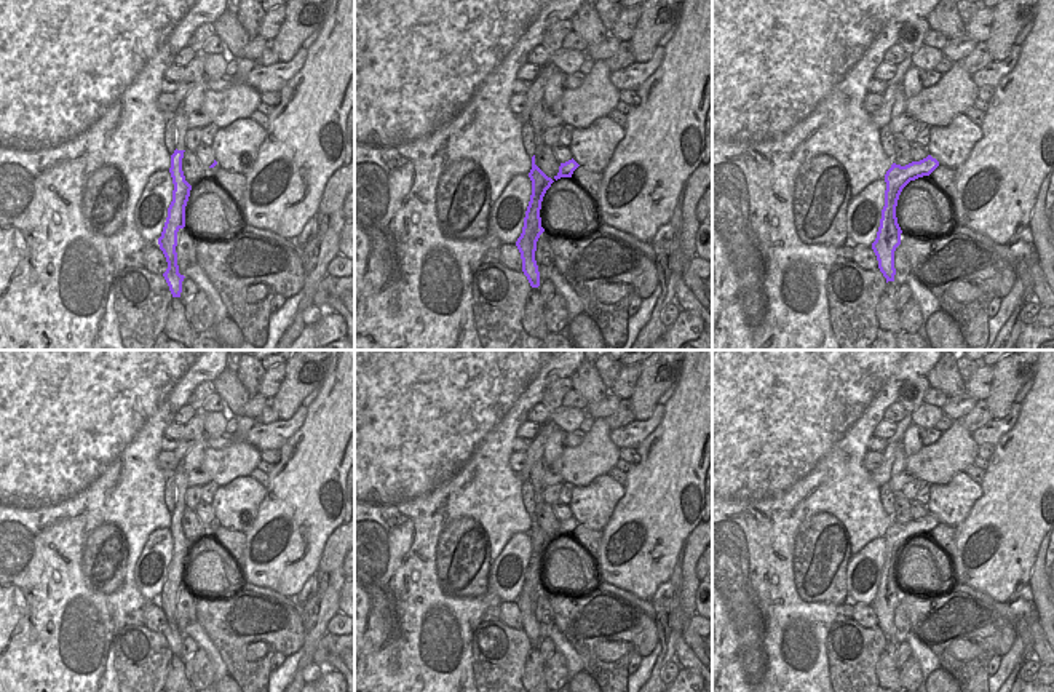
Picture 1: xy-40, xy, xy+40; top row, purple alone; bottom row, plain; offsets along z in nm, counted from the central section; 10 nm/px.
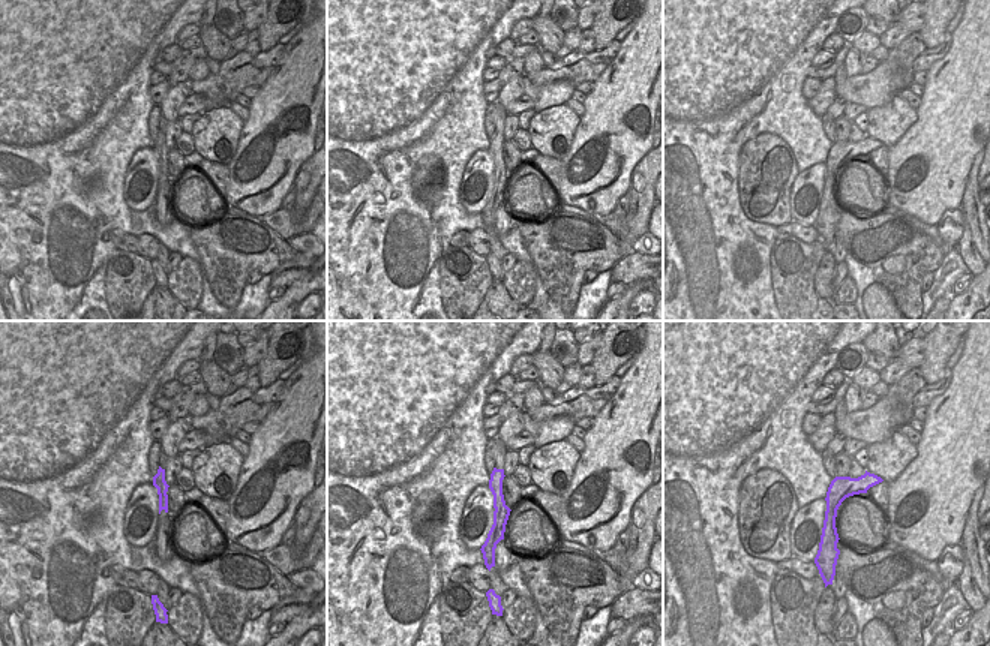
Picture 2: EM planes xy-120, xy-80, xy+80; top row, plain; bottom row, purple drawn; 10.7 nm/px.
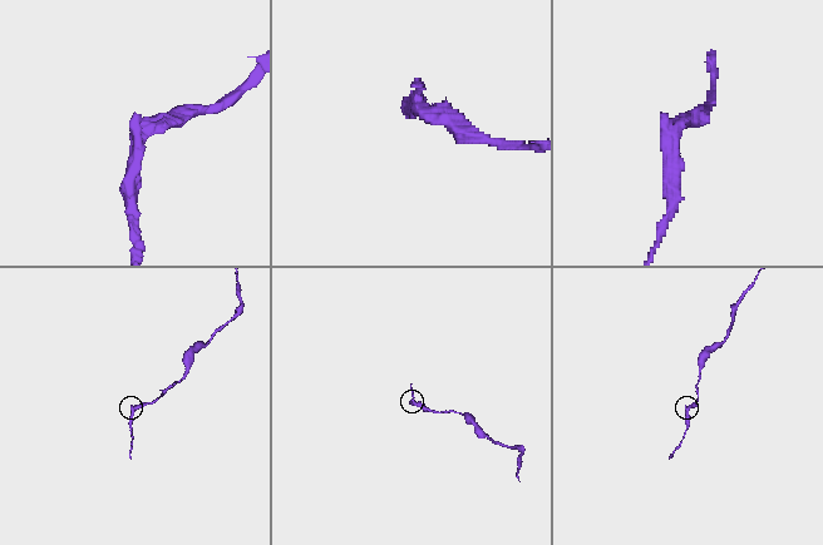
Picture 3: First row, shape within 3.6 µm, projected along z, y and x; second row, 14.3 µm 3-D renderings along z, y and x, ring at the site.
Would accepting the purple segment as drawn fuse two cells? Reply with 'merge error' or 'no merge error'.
no merge error

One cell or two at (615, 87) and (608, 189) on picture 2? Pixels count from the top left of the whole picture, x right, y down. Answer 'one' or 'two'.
one

